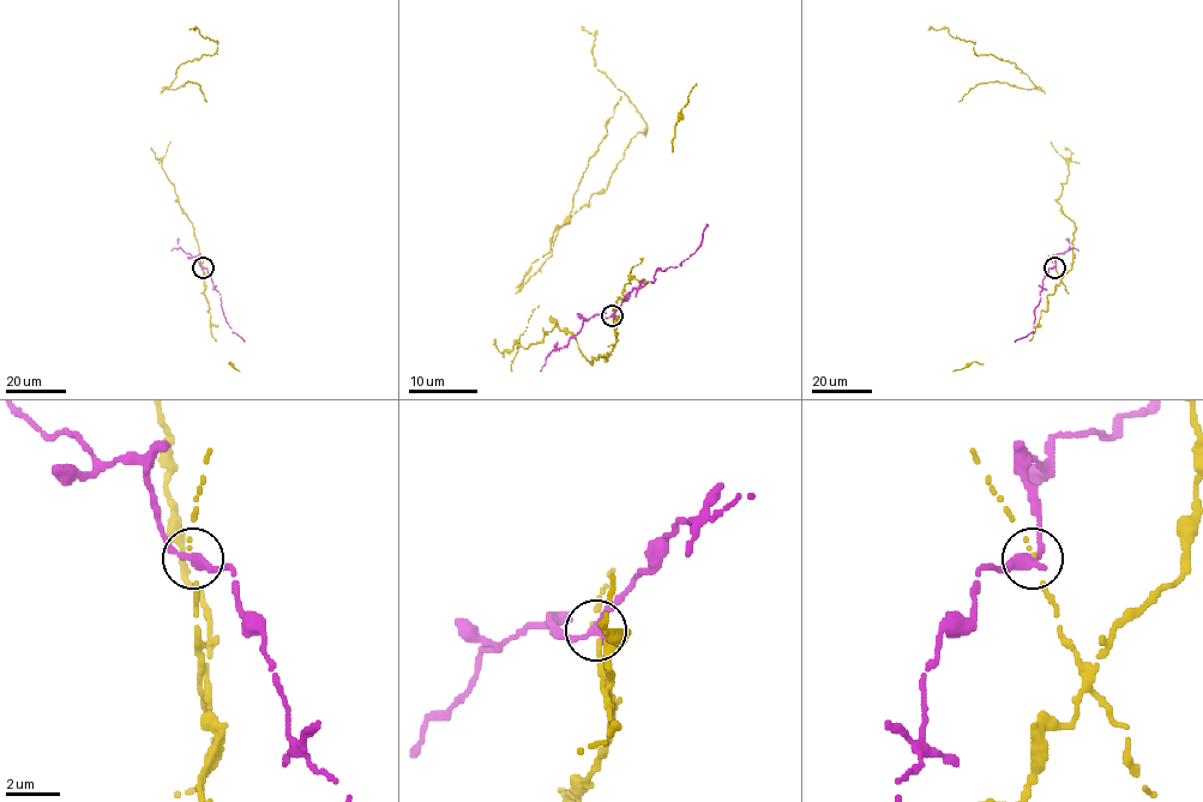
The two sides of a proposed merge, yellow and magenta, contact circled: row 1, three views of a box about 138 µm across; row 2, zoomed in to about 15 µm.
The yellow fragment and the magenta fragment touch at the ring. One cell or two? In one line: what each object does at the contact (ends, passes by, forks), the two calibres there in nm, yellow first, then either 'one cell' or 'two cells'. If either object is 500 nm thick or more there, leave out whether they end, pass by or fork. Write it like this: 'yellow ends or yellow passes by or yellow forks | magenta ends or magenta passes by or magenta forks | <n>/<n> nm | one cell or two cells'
yellow ends | magenta passes by | 110/320 nm | two cells

